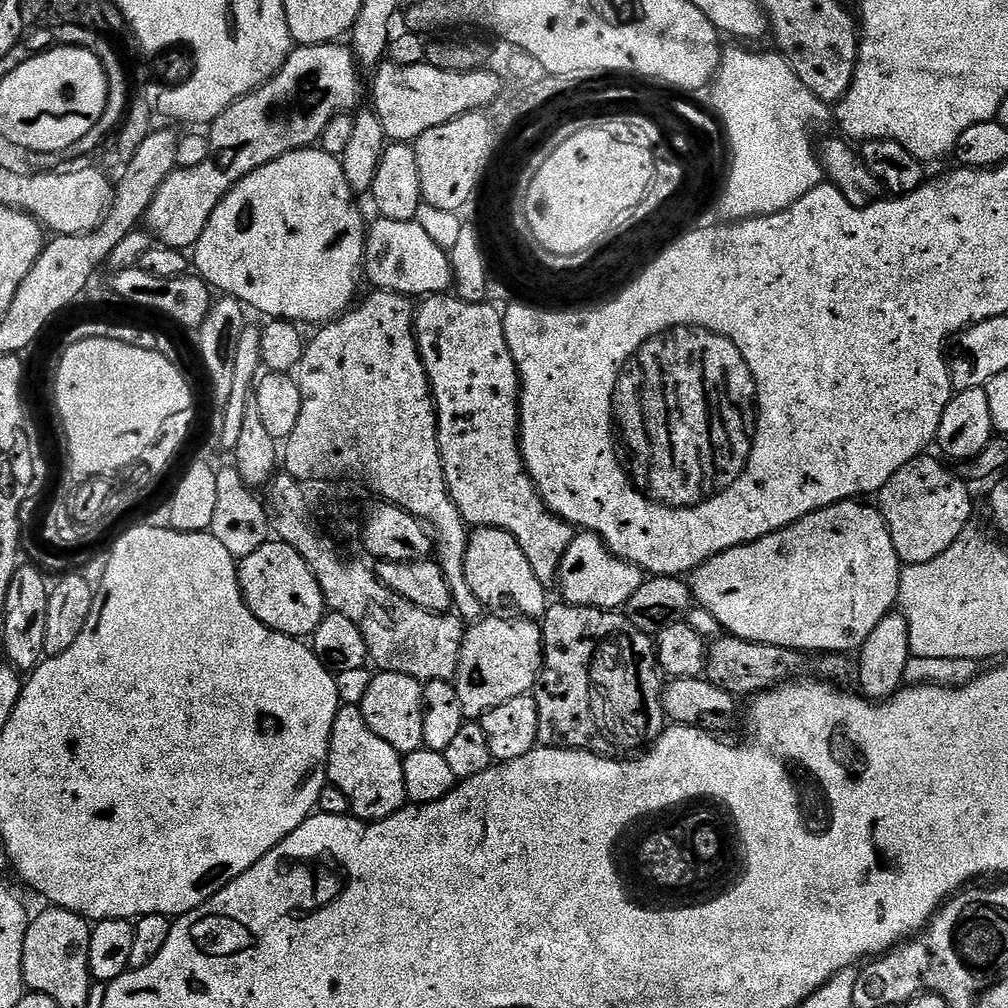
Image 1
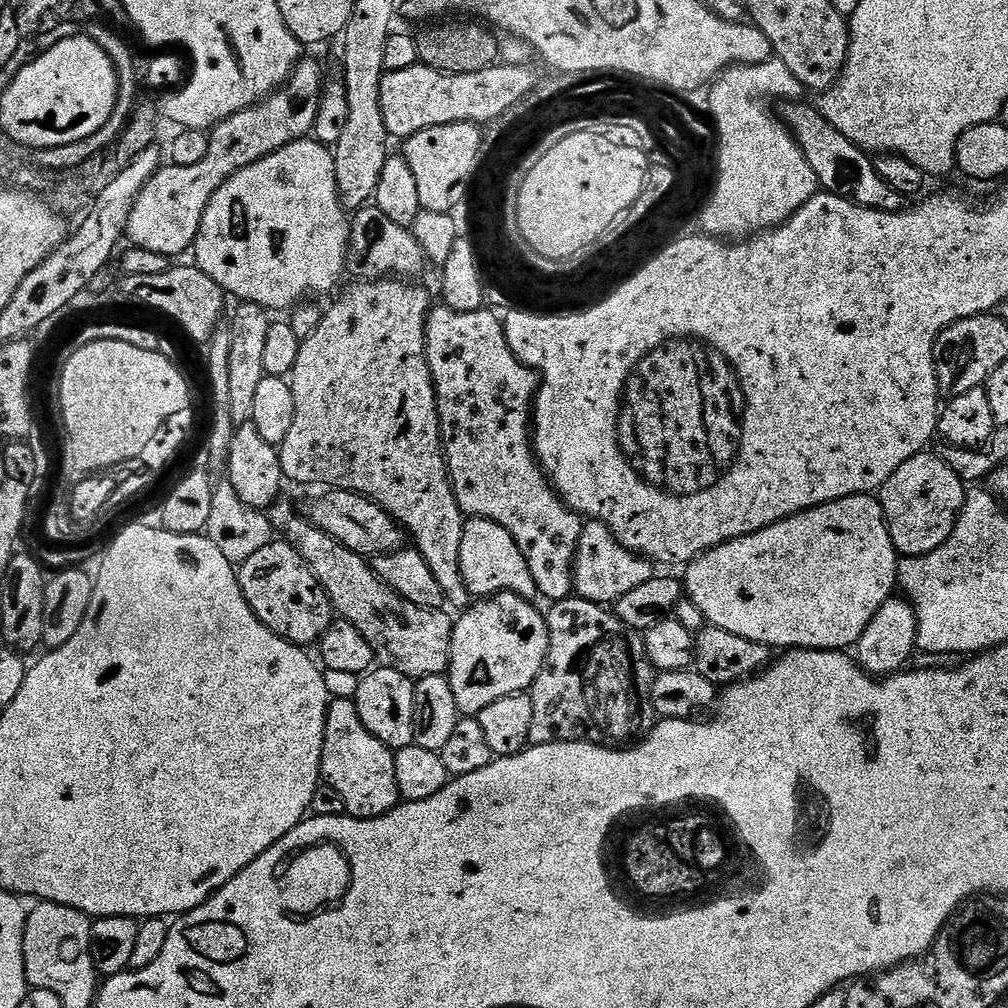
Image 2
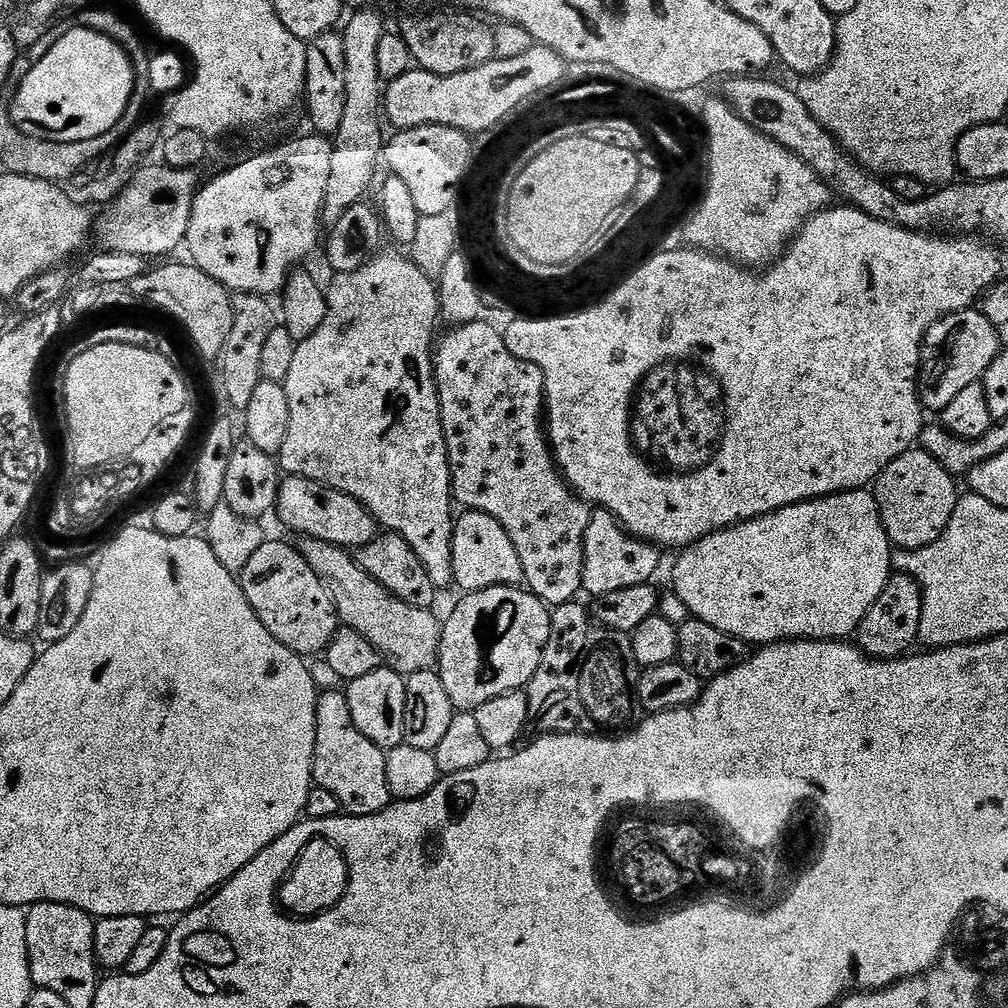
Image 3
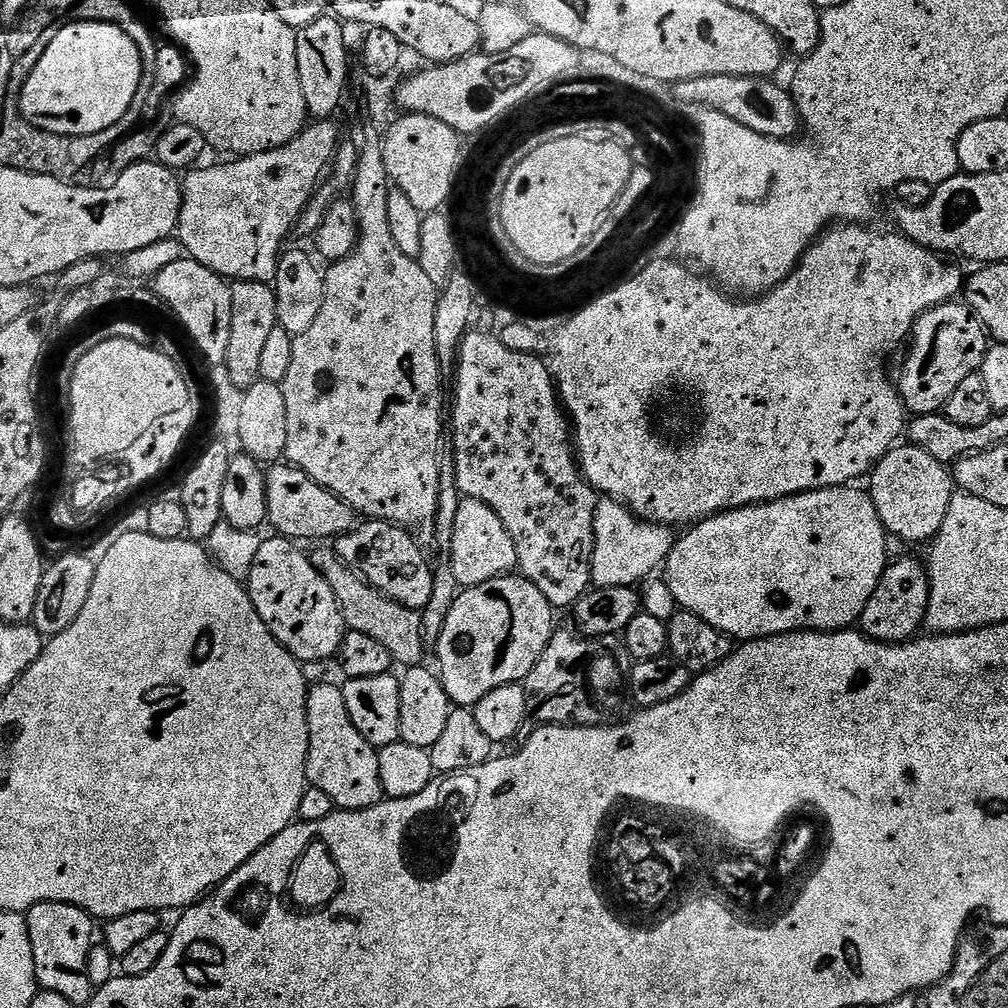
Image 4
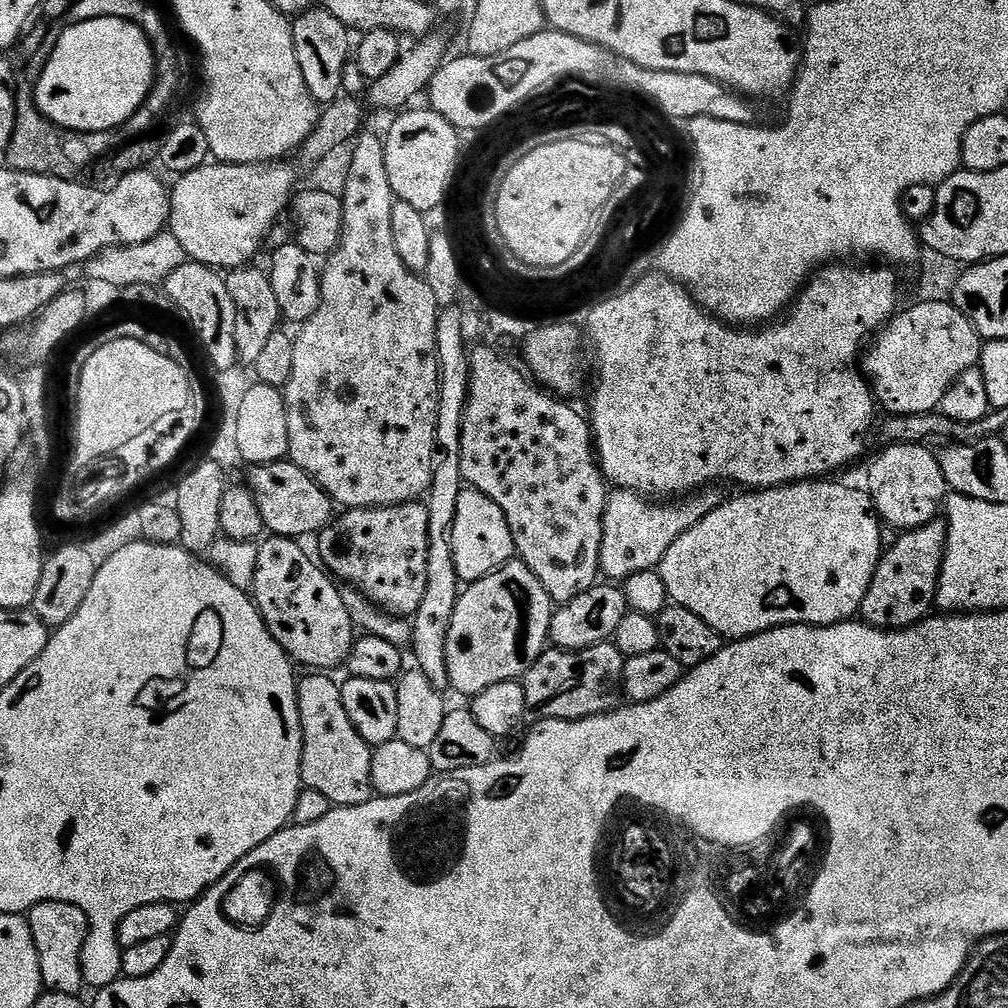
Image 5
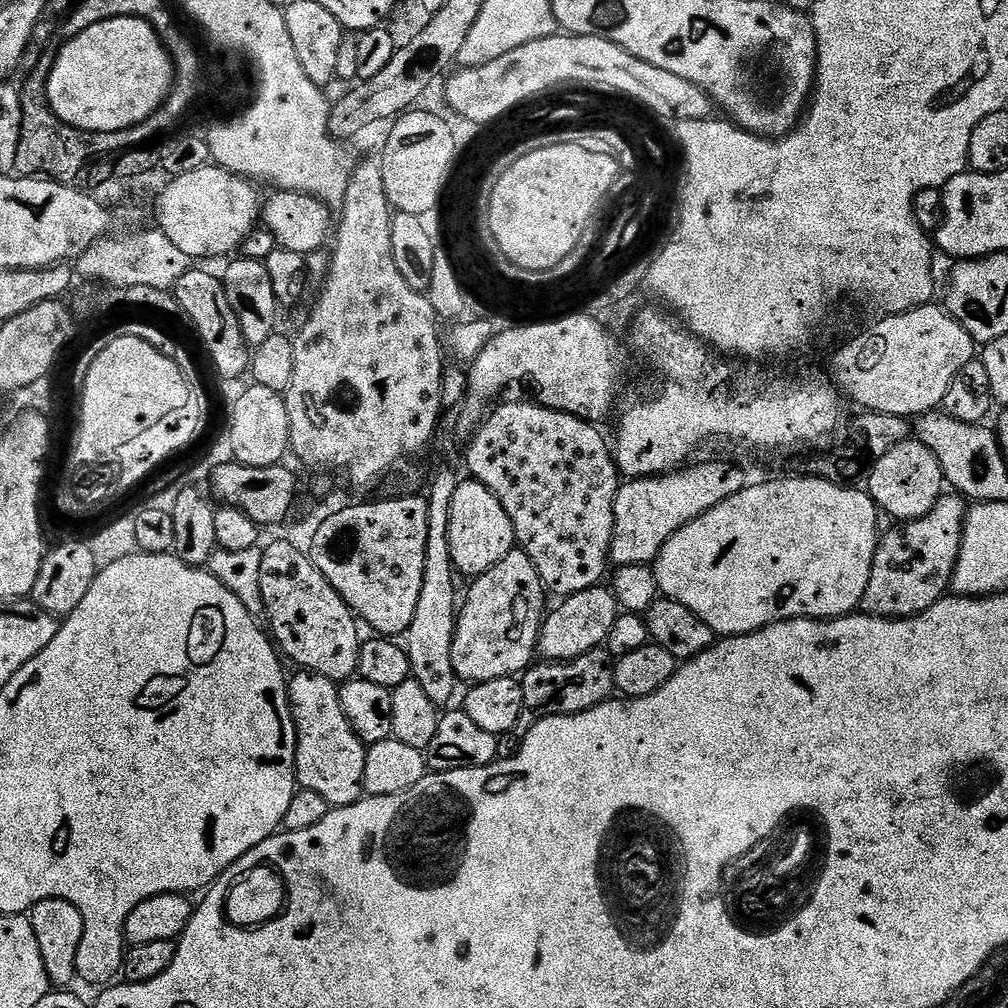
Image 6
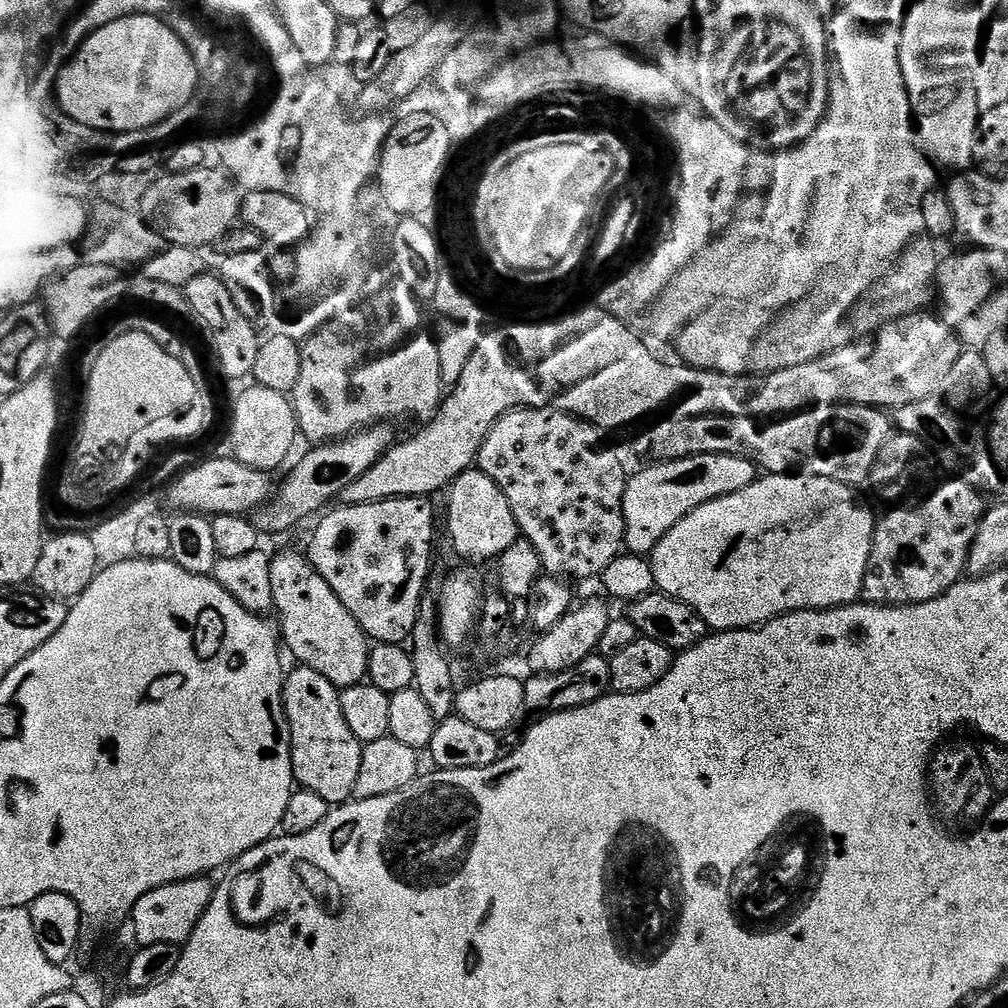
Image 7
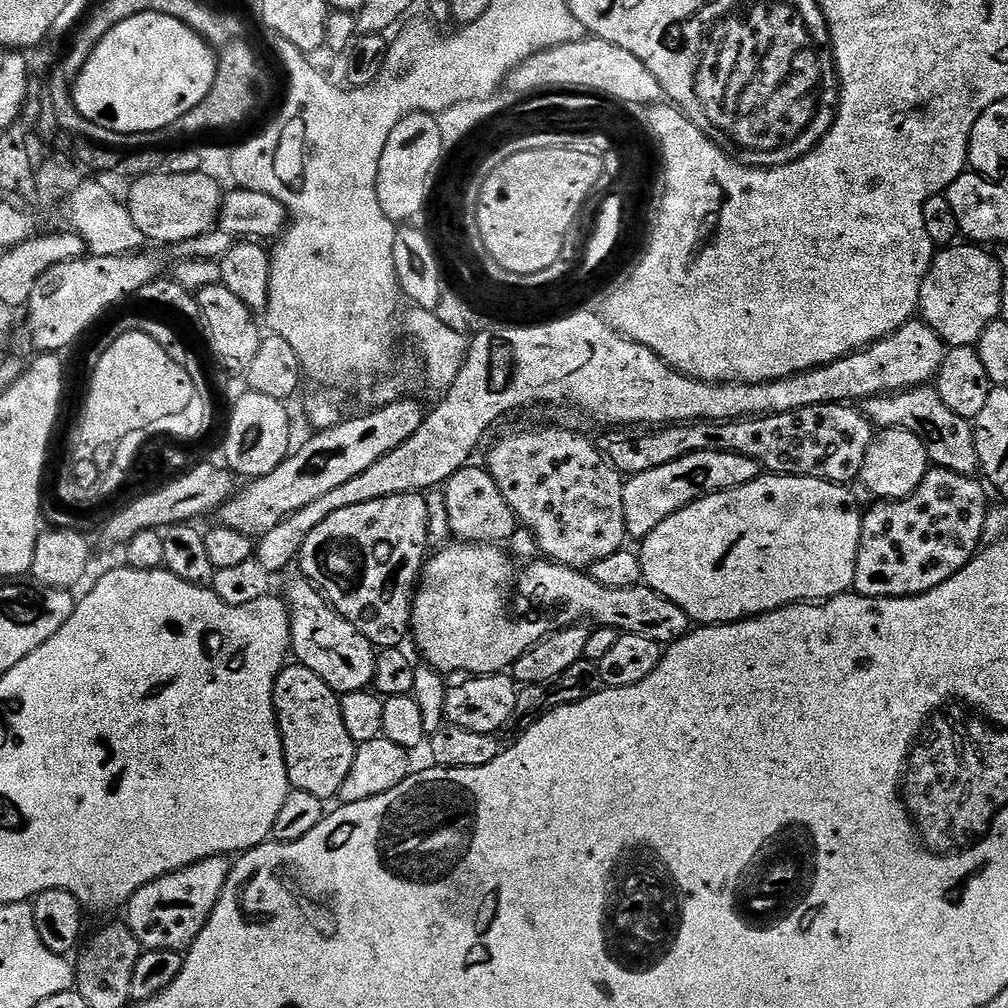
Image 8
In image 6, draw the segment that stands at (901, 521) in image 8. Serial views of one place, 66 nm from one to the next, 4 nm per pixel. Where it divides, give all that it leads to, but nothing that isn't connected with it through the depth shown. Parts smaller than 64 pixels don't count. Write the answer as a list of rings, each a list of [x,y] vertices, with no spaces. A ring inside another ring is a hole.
[[[945,494],[922,518],[897,523],[885,536],[883,533],[876,546],[870,583],[860,608],[869,616],[903,618],[922,614],[930,610],[934,602],[943,600],[960,553],[965,515],[965,497]]]

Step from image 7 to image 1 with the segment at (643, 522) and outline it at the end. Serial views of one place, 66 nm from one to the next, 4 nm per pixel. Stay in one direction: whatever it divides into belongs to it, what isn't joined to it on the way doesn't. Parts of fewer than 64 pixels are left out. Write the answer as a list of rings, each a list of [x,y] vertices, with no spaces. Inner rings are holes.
[[[580,530],[573,535],[570,546],[566,549],[566,554],[562,554],[558,585],[560,584],[560,592],[564,595],[561,597],[565,604],[577,604],[583,608],[620,610],[627,605],[630,598],[634,598],[634,590],[638,590],[638,586],[642,586],[645,579],[645,573],[635,568],[633,564],[627,564],[624,560],[616,557],[616,555],[600,541],[600,537],[595,536],[593,532]]]

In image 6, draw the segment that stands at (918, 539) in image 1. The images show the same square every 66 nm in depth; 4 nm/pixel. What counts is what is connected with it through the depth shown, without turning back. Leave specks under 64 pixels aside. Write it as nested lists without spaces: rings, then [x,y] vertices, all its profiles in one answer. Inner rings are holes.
[[[909,438],[903,440],[898,446],[886,450],[882,458],[878,458],[867,473],[866,491],[876,503],[877,509],[888,516],[893,516],[893,521],[907,522],[917,520],[930,512],[940,501],[940,497],[945,495],[946,481],[944,471],[930,454],[930,450],[919,440]]]

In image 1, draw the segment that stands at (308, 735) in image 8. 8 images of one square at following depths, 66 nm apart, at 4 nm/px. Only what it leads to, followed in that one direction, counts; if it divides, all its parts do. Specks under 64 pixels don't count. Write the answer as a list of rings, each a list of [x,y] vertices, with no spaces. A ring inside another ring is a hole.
[[[345,703],[334,718],[334,730],[330,734],[330,754],[328,755],[328,783],[333,784],[342,794],[346,794],[351,815],[365,822],[385,820],[409,803],[406,794],[406,774],[402,754],[390,746],[390,742],[382,742],[370,726],[366,726],[366,718],[362,718],[362,710],[355,703]]]

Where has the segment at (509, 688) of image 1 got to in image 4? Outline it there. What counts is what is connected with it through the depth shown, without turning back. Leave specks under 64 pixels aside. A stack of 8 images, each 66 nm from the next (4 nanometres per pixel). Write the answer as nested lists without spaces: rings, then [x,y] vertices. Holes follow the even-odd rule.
[[[509,574],[498,579],[491,579],[490,582],[483,583],[480,586],[459,591],[456,598],[453,600],[449,614],[444,622],[442,632],[439,634],[439,638],[434,646],[434,649],[438,652],[438,664],[440,666],[440,668],[438,667],[438,675],[443,682],[443,689],[446,690],[446,694],[453,705],[472,708],[475,707],[475,704],[481,701],[486,694],[490,694],[492,690],[496,690],[498,687],[504,685],[521,683],[525,677],[528,676],[530,670],[537,664],[538,658],[542,656],[543,650],[545,650],[546,646],[549,644],[552,633],[556,630],[554,615],[556,615],[555,609],[552,604],[548,603],[546,598],[539,593],[538,586],[519,574]]]

